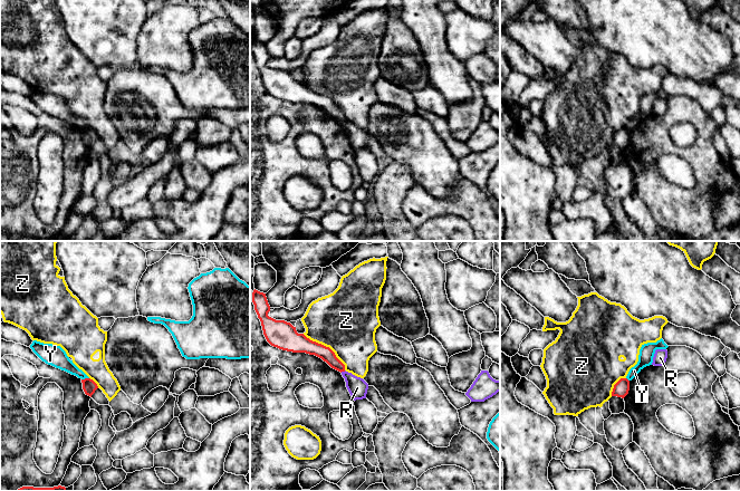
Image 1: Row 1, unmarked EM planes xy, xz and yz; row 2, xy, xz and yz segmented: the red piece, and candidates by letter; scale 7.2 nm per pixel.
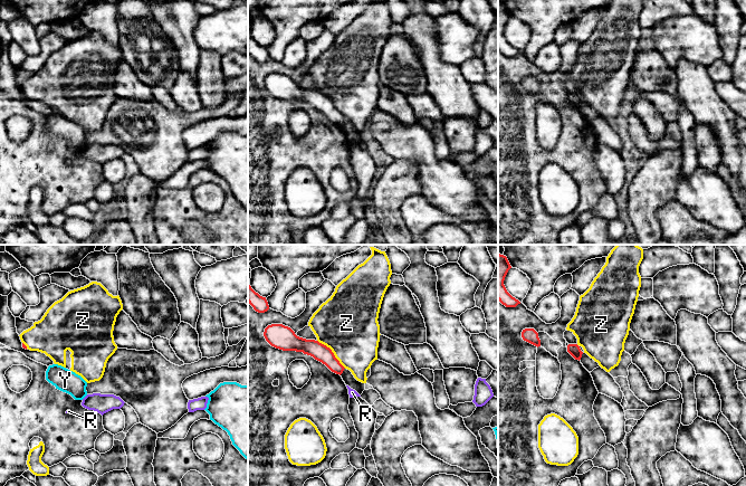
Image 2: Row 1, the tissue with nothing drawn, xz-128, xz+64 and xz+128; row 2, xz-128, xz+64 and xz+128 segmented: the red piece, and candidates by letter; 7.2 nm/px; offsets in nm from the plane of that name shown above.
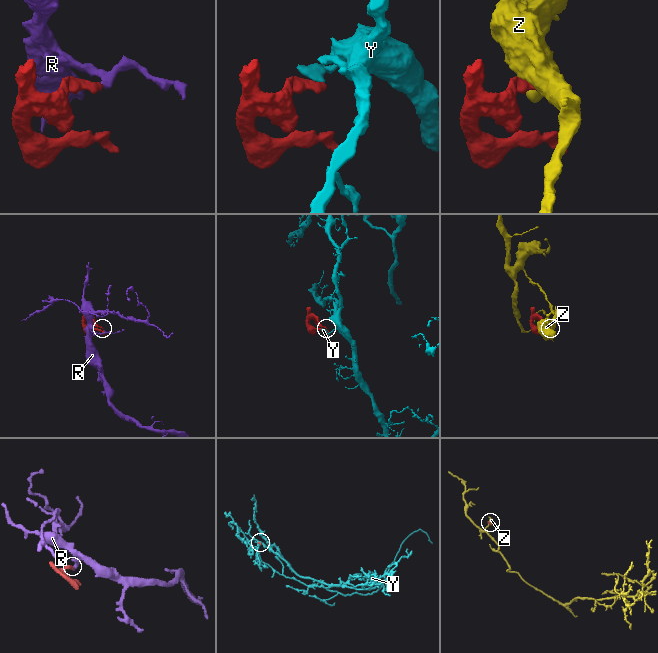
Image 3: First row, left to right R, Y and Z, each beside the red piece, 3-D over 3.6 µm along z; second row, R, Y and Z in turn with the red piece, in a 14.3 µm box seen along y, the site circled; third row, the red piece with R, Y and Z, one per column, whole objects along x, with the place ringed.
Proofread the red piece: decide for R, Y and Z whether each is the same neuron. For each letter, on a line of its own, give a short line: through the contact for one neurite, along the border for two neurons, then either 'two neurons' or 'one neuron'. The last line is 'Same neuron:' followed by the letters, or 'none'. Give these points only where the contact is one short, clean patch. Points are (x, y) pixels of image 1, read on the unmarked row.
R: line xz (345, 121), (340, 122); two neurons
Y: line xy (88, 127), (82, 130); two neurons
Z: two neurons
Same neuron: none

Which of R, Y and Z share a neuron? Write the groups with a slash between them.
R / Y / Z

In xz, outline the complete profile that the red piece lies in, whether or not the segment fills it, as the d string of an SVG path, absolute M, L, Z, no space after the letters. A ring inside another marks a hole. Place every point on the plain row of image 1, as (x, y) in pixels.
M254 39L252 52L261 71L263 85L271 96L287 102L315 105L326 112L331 118L340 123L345 122L345 115L329 97L310 90L304 84L298 84L296 77L290 73L269 67L270 56L266 44Z

